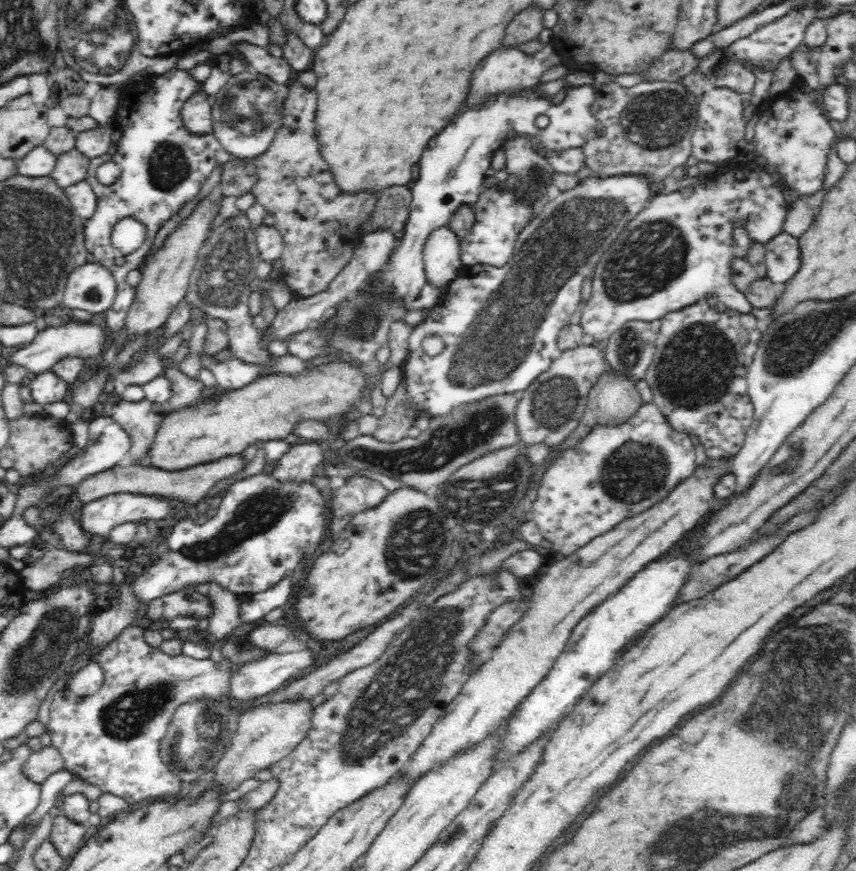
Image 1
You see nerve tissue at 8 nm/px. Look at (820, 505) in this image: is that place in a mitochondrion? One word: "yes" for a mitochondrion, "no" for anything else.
no

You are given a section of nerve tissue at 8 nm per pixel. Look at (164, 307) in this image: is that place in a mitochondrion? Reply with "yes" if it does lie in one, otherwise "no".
no

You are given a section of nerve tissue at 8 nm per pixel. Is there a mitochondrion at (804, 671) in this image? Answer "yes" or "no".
yes

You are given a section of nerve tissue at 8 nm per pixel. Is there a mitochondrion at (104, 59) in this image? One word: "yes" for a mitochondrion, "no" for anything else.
yes

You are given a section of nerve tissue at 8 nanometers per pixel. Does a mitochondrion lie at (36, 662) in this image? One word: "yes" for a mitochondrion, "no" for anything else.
yes

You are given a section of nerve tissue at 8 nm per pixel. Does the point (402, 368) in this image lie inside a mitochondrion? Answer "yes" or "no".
no

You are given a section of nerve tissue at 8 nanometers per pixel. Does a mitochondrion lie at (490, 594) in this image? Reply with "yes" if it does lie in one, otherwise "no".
no

